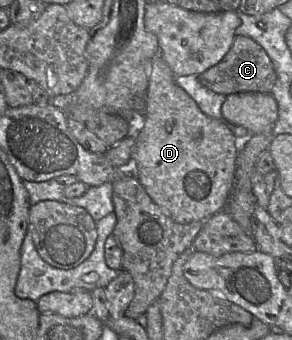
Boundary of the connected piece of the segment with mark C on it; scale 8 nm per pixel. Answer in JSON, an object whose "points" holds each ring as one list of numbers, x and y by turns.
{"points":[[235,35,230,49,219,63,197,77,206,88,226,96,242,92,270,94,276,81,276,73,266,51,253,39,241,35]]}

